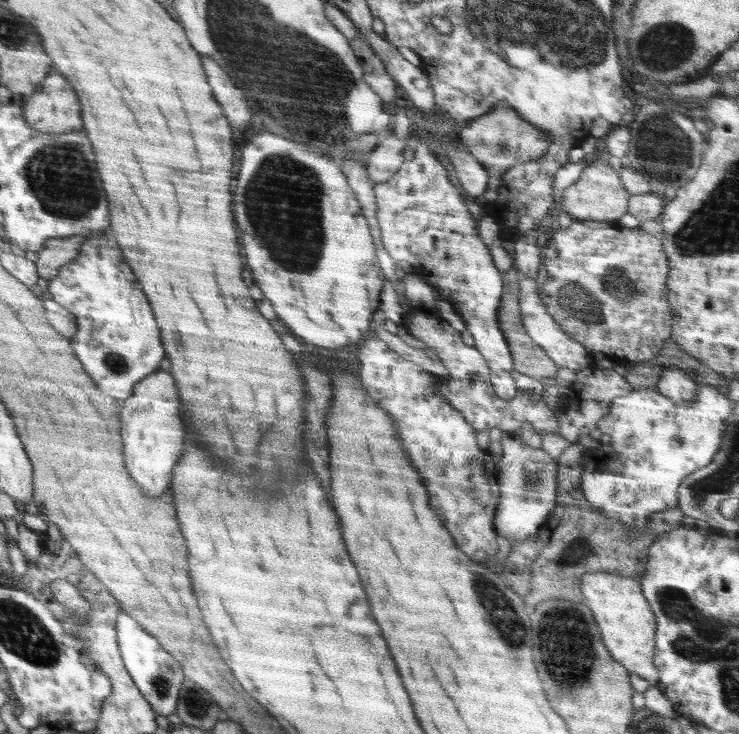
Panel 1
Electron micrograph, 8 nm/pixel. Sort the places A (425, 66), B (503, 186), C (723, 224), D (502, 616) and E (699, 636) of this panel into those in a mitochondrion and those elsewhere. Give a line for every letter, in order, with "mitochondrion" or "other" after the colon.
A: other
B: other
C: mitochondrion
D: mitochondrion
E: mitochondrion

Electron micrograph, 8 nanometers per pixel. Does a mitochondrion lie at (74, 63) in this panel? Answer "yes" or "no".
no

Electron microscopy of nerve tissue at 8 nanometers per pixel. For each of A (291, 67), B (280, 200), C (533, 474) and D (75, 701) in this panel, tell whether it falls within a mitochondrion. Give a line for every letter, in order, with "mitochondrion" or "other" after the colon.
A: mitochondrion
B: mitochondrion
C: mitochondrion
D: other

